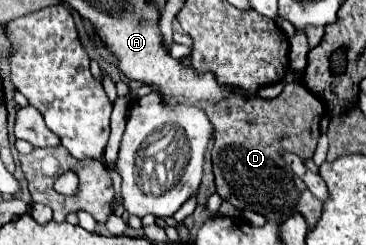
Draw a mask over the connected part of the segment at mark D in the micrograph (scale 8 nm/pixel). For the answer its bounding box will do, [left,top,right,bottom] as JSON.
[197,84,325,228]

